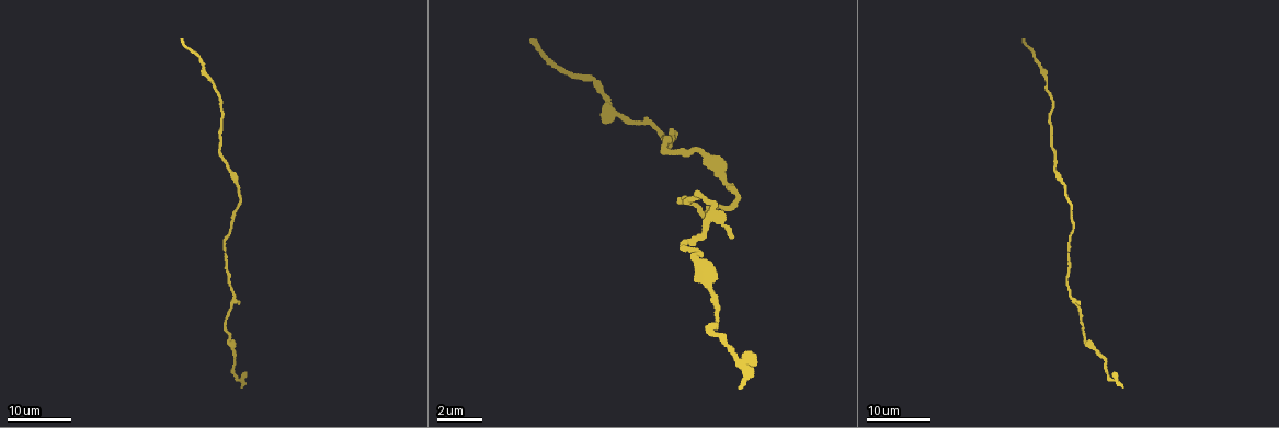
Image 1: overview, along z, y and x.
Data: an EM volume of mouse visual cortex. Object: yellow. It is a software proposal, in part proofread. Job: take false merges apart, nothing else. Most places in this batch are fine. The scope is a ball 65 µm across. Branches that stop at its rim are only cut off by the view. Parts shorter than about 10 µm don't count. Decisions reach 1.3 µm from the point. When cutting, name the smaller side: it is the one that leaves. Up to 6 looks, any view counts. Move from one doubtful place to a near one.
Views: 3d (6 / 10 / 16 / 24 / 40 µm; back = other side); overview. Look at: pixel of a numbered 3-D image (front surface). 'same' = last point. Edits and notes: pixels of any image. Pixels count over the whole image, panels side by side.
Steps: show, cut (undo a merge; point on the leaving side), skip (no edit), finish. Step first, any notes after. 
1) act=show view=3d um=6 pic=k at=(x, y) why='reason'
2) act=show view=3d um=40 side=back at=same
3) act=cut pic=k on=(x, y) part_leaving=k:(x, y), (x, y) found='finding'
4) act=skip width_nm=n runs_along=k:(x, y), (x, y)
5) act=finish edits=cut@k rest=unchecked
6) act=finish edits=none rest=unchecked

act=show view=3d um=16 pic=1 at=(1068, 263) why='calibre changes'

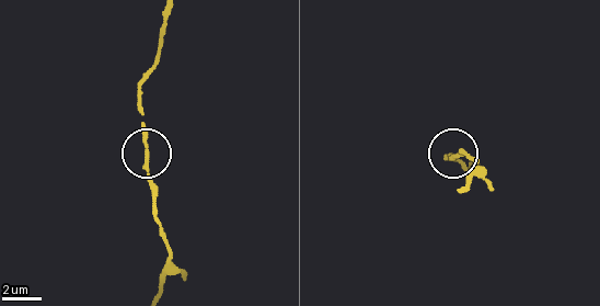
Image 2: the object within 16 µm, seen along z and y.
act=show view=3d um=6 pic=2 at=(145, 156) why='closer look'

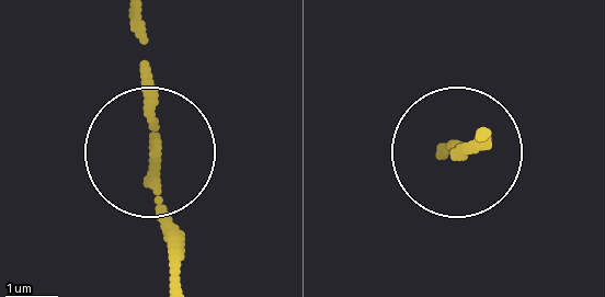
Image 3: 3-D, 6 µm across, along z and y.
act=skip runs_along=3:(141, 20), (167, 282) found='all the same neuron'

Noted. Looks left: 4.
act=show view=3d um=24 pic=1 at=(230, 175) why='sudden change in width'

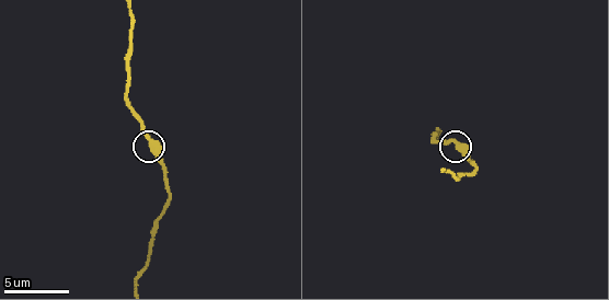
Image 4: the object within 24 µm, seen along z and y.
act=show view=3d um=10 pic=4 at=(153, 142)

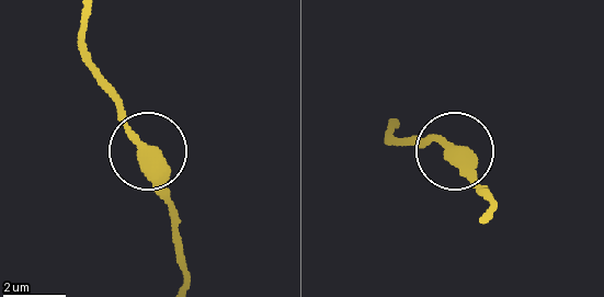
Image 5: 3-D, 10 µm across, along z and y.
act=skip found='continuous, no second neuron'

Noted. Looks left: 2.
act=show view=3d um=16 pic=4 at=(129, 37) why='sudden change in width'

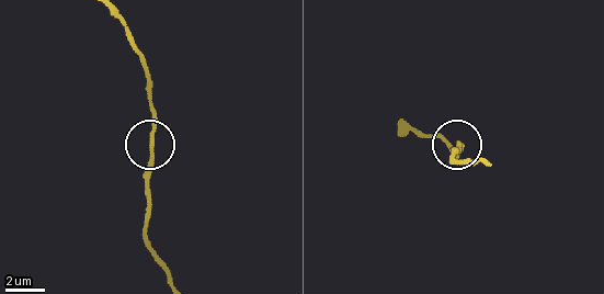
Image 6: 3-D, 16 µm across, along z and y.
act=show view=3d um=16 side=back pic=6 at=(153, 146)

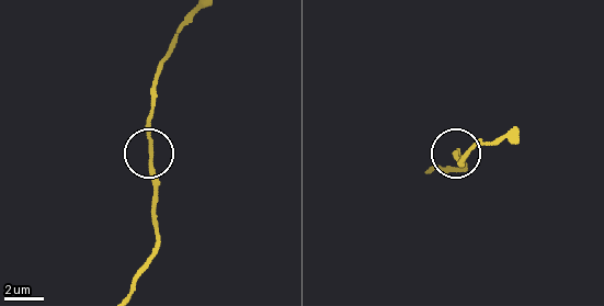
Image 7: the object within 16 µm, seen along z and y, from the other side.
act=skip runs_along=7:(132, 286), (156, 237), (151, 87) found='continuous, no second neuron'

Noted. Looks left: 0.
act=finish edits=none rest=unchecked

